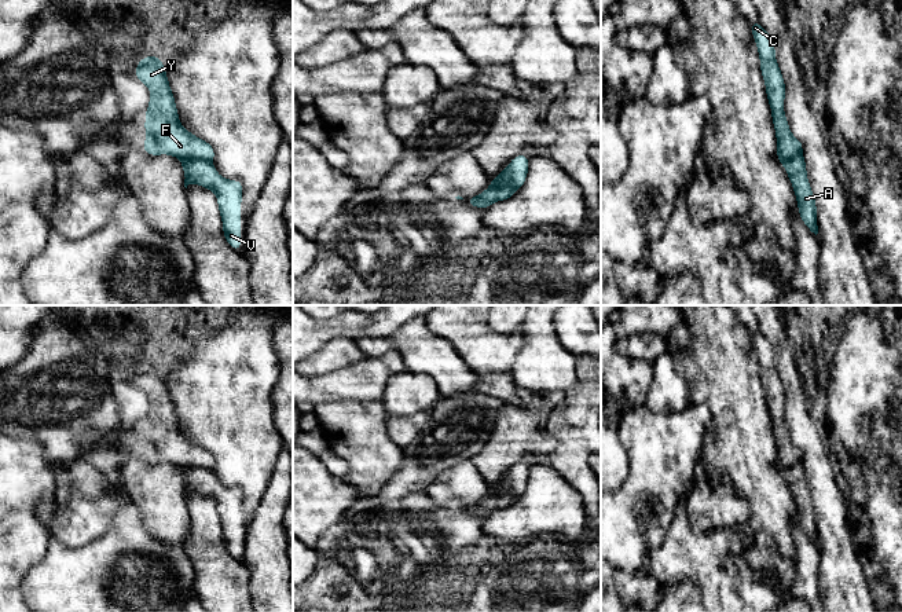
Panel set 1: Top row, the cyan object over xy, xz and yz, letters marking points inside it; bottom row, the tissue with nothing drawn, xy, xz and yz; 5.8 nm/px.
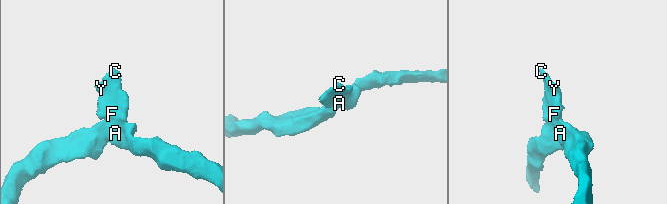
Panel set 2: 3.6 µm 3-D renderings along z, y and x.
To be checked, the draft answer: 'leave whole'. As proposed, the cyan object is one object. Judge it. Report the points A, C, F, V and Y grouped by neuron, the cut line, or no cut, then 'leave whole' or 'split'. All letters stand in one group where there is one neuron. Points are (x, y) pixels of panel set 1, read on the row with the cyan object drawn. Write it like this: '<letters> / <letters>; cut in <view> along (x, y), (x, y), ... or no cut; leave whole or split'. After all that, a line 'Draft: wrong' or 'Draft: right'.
A V / C F Y; cut in xy along (182, 158), (204, 158), (211, 162); split
Draft: wrong

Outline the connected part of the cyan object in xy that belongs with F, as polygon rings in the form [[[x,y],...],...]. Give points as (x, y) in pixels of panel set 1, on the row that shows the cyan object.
[[[155,56],[139,59],[136,78],[150,89],[150,103],[146,113],[144,131],[148,136],[142,143],[148,155],[169,154],[180,160],[205,160],[212,162],[214,149],[208,142],[194,136],[179,121],[173,92],[165,72],[165,65]]]

